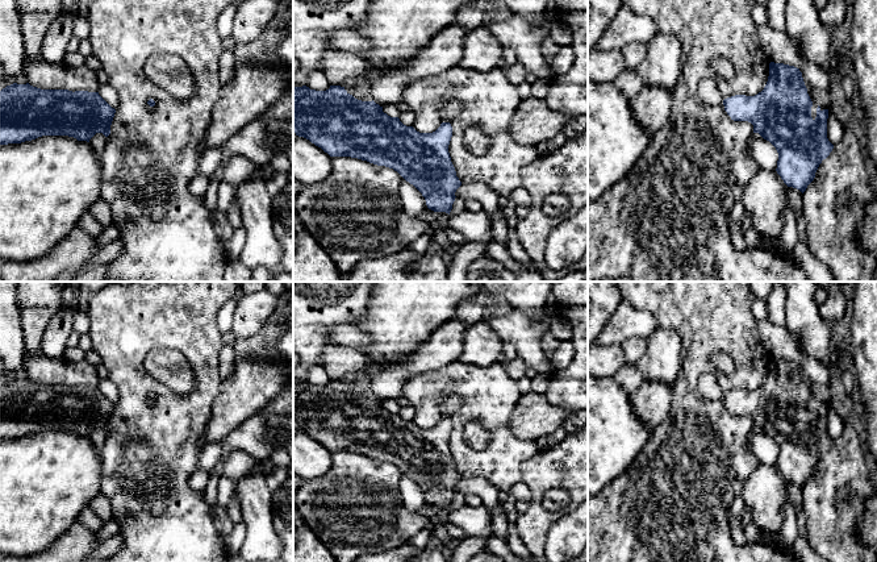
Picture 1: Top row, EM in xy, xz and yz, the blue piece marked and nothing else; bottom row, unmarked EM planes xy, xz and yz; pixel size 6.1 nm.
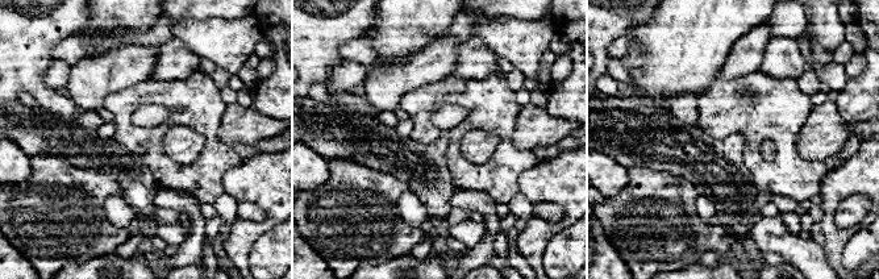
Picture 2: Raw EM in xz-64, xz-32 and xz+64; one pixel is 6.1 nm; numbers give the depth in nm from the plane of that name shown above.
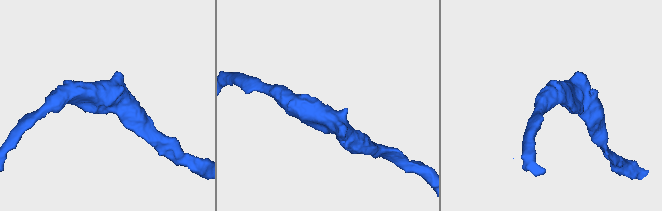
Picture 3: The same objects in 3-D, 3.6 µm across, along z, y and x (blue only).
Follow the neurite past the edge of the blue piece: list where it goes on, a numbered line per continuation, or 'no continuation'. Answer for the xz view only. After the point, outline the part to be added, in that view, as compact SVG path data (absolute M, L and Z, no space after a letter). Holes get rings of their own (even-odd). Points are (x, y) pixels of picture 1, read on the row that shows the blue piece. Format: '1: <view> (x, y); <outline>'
1: xz (450, 109); M448 100L440 107L439 115L443 122L450 122L452 118L455 118L462 112L462 109L463 109L462 101Z

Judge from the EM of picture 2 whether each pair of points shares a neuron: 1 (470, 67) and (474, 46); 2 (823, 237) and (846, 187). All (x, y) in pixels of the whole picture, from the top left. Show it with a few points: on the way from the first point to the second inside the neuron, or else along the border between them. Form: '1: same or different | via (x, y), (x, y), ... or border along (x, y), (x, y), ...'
1: same | via (474, 62), (474, 51)
2: same | via (827, 225), (829, 204), (834, 199)

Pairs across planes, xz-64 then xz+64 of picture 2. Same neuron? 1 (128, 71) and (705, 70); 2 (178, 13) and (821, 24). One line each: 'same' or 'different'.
1: different
2: same

